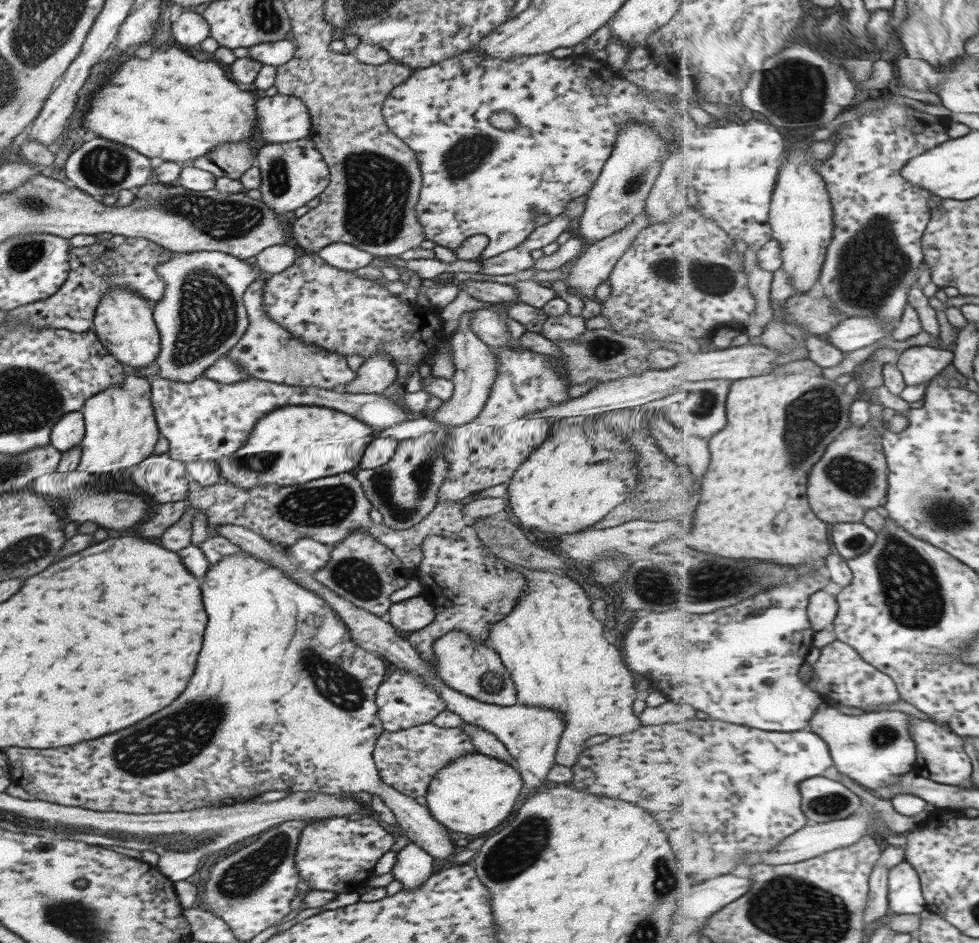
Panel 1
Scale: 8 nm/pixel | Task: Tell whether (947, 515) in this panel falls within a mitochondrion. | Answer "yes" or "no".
yes

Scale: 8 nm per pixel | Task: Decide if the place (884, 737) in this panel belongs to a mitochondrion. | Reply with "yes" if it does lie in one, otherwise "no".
yes

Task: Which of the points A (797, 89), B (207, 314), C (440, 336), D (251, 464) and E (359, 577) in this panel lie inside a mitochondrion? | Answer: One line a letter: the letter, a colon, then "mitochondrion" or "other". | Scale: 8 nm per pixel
A: mitochondrion
B: mitochondrion
C: other
D: mitochondrion
E: mitochondrion

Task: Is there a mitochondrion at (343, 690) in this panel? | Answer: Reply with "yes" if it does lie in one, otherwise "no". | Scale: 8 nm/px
yes

